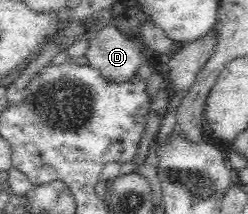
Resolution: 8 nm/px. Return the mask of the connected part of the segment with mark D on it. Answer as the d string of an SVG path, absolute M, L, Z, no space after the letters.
M109 23L93 33L88 43L85 53L88 64L99 69L108 81L130 84L136 80L144 55L137 41L133 42Z

